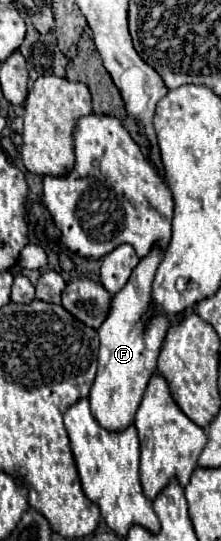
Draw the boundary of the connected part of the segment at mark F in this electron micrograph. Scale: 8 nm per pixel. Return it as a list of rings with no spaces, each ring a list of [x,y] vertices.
[[[155,245],[151,253],[139,261],[127,285],[119,293],[113,295],[111,311],[107,319],[103,321],[103,325],[97,329],[99,339],[101,339],[99,371],[89,393],[89,403],[91,403],[91,413],[95,415],[95,419],[109,431],[117,431],[133,423],[143,391],[153,371],[157,369],[161,345],[167,335],[167,327],[171,323],[167,315],[155,315],[155,317],[149,317],[147,321],[143,319],[153,303],[151,283],[161,259],[163,259],[163,249]]]

